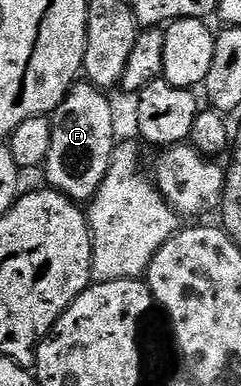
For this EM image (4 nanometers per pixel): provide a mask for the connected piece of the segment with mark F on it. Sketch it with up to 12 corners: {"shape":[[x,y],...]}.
{"shape":[[74,84],[51,115],[43,171],[78,204],[115,145],[110,95]]}

